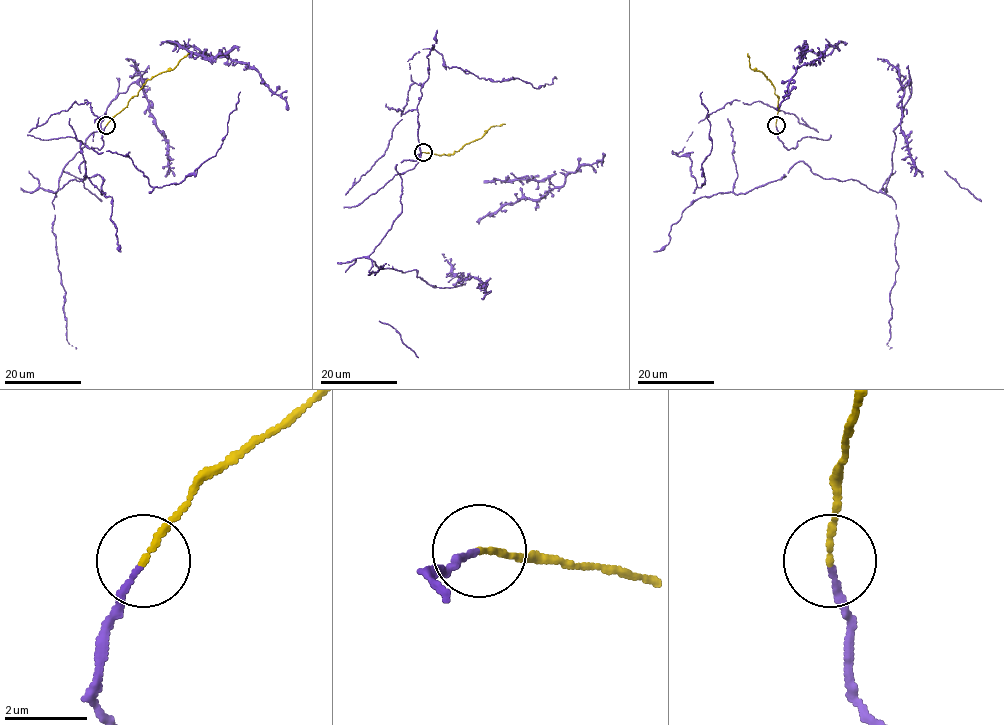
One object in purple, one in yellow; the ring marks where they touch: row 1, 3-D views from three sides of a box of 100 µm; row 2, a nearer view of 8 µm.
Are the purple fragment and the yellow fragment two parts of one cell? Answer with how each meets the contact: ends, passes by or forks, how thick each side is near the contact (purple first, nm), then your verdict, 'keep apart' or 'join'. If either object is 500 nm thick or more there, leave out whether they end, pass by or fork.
purple ends | yellow ends | 130/140 nm | join

